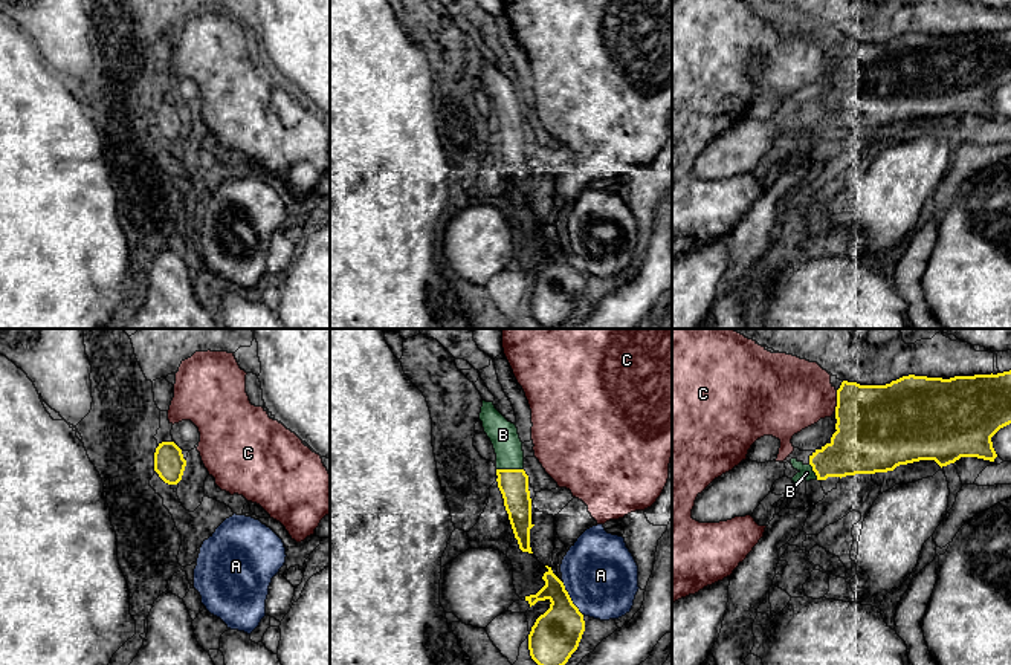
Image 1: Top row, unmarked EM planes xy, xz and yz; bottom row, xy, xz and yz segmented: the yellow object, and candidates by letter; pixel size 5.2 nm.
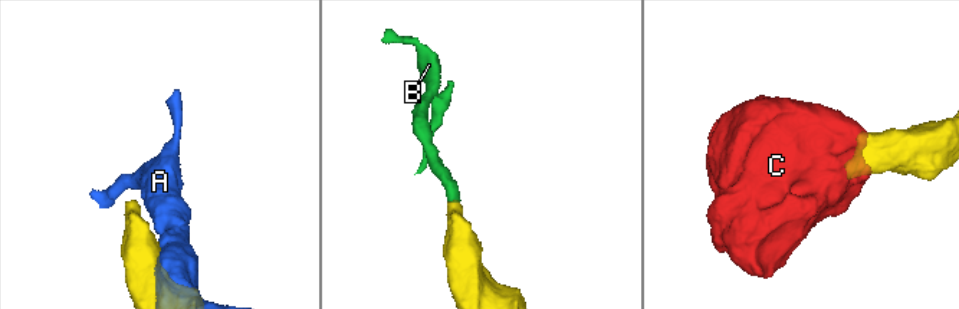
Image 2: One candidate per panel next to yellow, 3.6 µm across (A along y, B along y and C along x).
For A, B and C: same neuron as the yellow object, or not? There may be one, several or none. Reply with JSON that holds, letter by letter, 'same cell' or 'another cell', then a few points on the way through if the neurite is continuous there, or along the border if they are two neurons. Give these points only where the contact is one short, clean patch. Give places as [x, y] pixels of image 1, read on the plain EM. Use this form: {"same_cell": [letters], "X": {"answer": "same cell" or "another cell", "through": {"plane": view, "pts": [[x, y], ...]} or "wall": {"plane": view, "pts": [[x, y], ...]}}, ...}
{"same_cell": ["B"], "A": {"answer": "another cell"}, "B": {"answer": "same cell", "through": {"plane": "xz", "pts": [[513, 141], [510, 127], [509, 106], [503, 92]]}}, "C": {"answer": "another cell"}}

